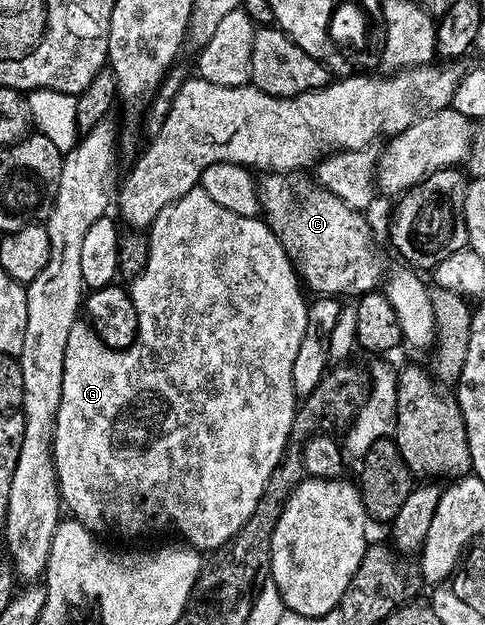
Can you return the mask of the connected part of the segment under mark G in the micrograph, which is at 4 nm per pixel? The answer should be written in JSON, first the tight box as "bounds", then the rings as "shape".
{"bounds":[51,186,309,550],"shape":[[[198,186],[191,188],[189,194],[185,194],[181,198],[177,198],[172,204],[167,204],[161,210],[161,214],[157,214],[157,218],[152,222],[149,231],[146,233],[147,246],[149,254],[145,266],[141,270],[141,274],[130,281],[129,291],[131,293],[131,301],[137,312],[137,334],[135,340],[128,348],[120,348],[118,350],[107,347],[99,335],[91,329],[90,323],[76,322],[73,330],[69,330],[69,342],[65,346],[65,366],[63,367],[63,381],[61,382],[61,402],[59,409],[55,415],[55,428],[51,438],[51,455],[55,466],[55,481],[59,488],[59,498],[64,509],[67,508],[74,519],[80,520],[90,532],[96,534],[104,534],[103,532],[120,532],[123,536],[139,536],[142,532],[147,532],[150,528],[172,528],[175,532],[180,532],[184,536],[186,543],[196,550],[214,550],[219,545],[224,544],[229,538],[233,538],[233,534],[237,534],[241,530],[241,526],[245,526],[245,522],[249,518],[249,514],[253,514],[253,510],[257,506],[257,502],[261,498],[261,494],[265,490],[265,482],[269,482],[269,474],[273,474],[273,466],[277,466],[277,462],[283,457],[287,451],[288,443],[291,439],[291,427],[295,421],[295,413],[297,411],[297,397],[293,390],[293,362],[297,358],[297,349],[301,346],[301,338],[305,338],[305,322],[307,321],[307,310],[309,307],[308,301],[303,301],[301,282],[297,277],[295,265],[291,263],[291,259],[287,257],[287,252],[281,246],[281,242],[277,238],[277,234],[273,234],[273,230],[267,225],[266,219],[259,216],[242,216],[241,214],[233,214],[233,210],[225,210],[225,206],[217,206],[217,202],[213,202],[213,198],[209,198],[209,194],[205,194],[205,190]]]}

